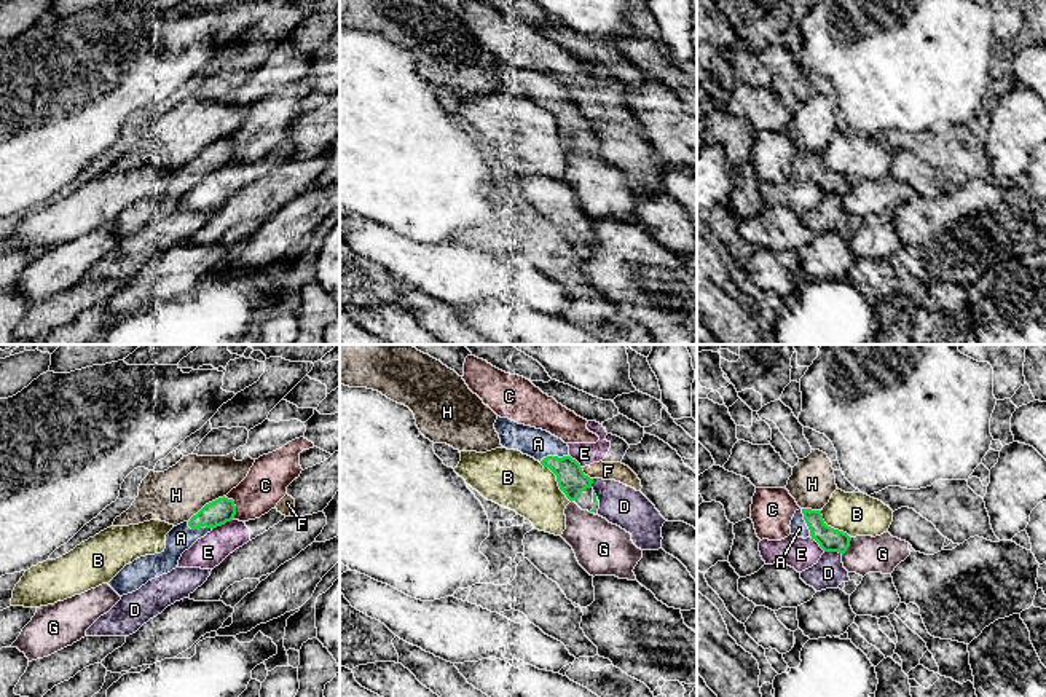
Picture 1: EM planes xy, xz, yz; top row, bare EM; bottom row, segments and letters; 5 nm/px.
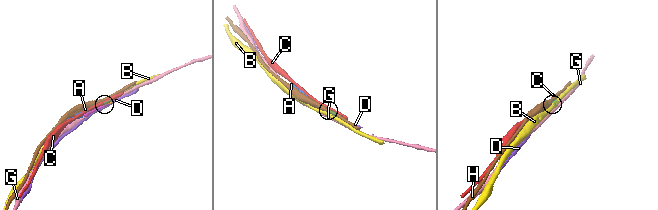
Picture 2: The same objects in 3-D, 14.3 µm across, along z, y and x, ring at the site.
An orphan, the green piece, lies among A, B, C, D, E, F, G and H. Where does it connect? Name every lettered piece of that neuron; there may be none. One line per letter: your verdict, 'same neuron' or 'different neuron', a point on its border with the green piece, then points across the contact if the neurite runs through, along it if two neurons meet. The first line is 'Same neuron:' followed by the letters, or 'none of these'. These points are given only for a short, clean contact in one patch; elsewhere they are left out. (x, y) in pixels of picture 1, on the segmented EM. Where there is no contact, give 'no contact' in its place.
Same neuron: A
A: same neuron | xy (200, 527) | across xy (220, 511), (200, 527), (180, 538)
B: different neuron | xz (557, 480)
C: different neuron | xy (235, 506) | along xy (224, 496), (233, 501), (233, 519)
D: different neuron | yz (834, 551)
E: different neuron | xy (222, 523) | along xy (232, 519), (212, 530)
F: different neuron | xz (584, 474) | along xz (581, 468), (592, 479)
G: different neuron | yz (847, 547)
H: different neuron | xy (206, 504) | along xy (224, 495), (206, 503), (188, 519)

